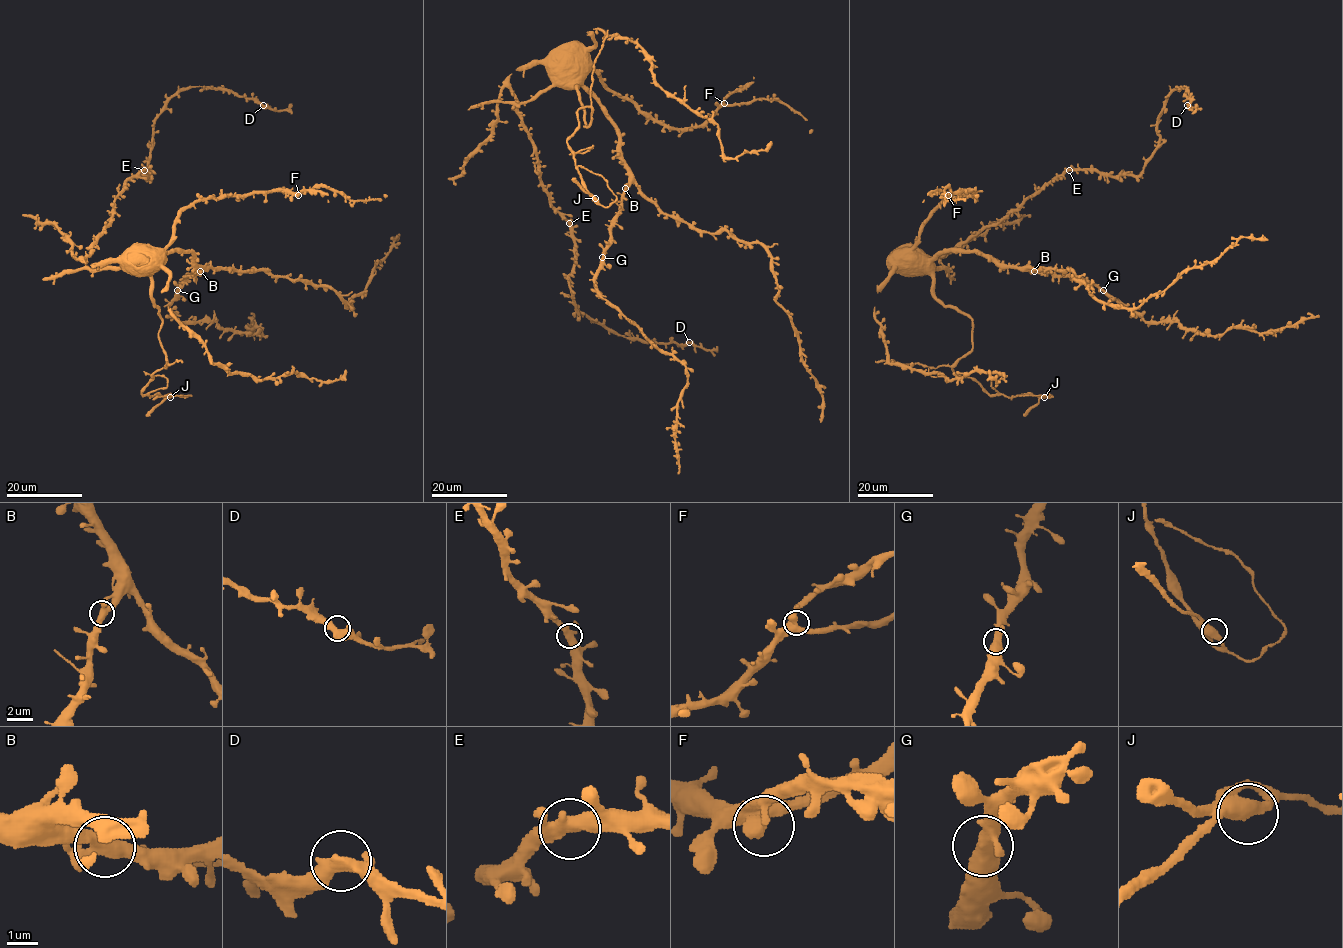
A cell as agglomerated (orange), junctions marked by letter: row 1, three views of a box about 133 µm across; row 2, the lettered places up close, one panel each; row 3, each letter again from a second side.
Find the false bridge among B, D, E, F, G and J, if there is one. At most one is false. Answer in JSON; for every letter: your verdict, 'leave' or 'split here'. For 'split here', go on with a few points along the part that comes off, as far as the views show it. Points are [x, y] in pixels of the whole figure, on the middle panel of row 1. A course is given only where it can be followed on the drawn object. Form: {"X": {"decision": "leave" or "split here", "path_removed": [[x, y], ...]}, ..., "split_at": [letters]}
{"B": {"decision": "leave"}, "D": {"decision": "leave"}, "E": {"decision": "leave"}, "F": {"decision": "leave"}, "G": {"decision": "leave"}, "J": {"decision": "leave"}, "split_at": []}

